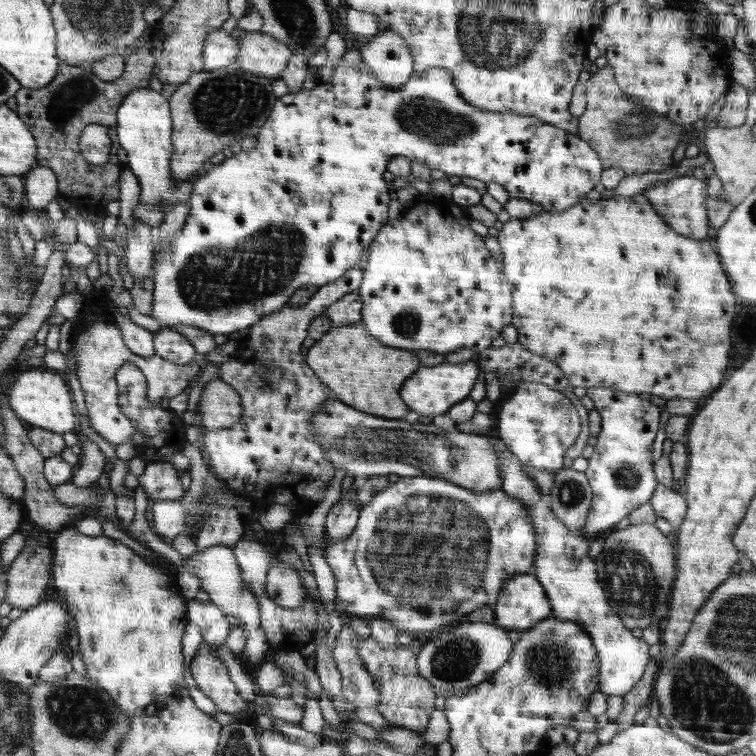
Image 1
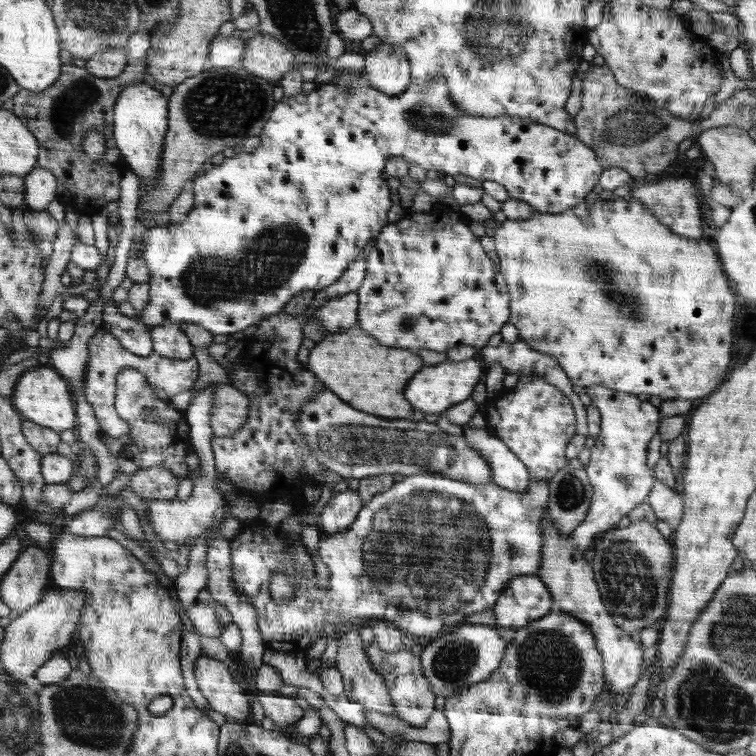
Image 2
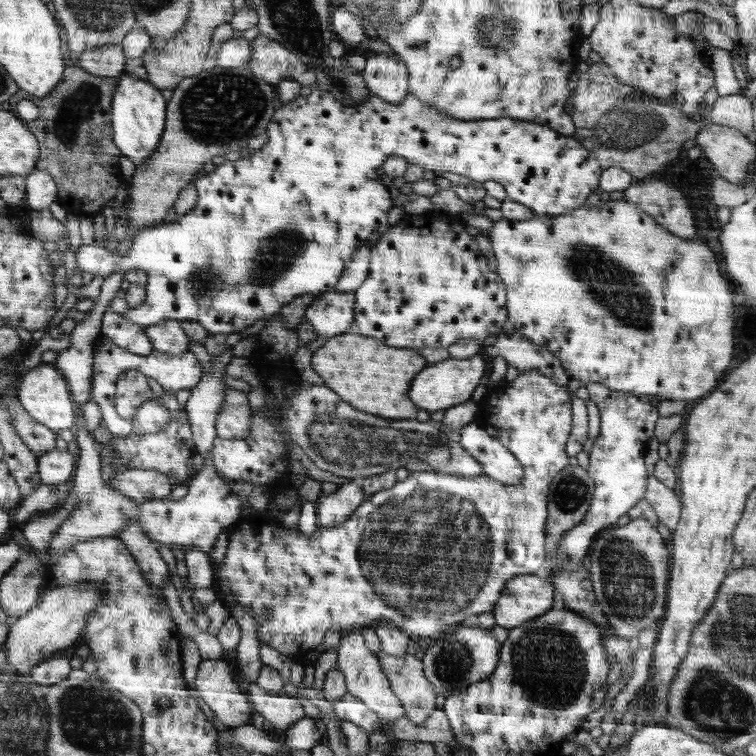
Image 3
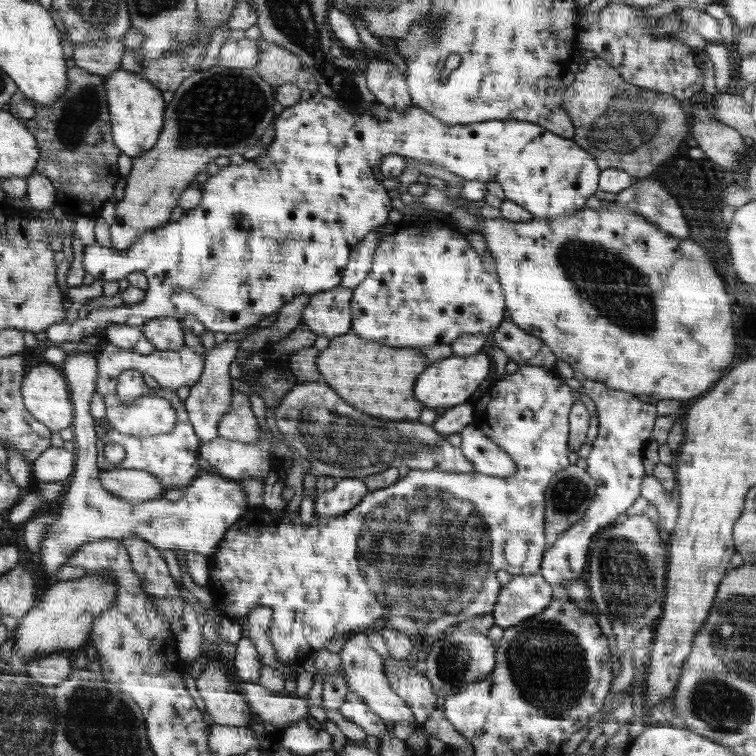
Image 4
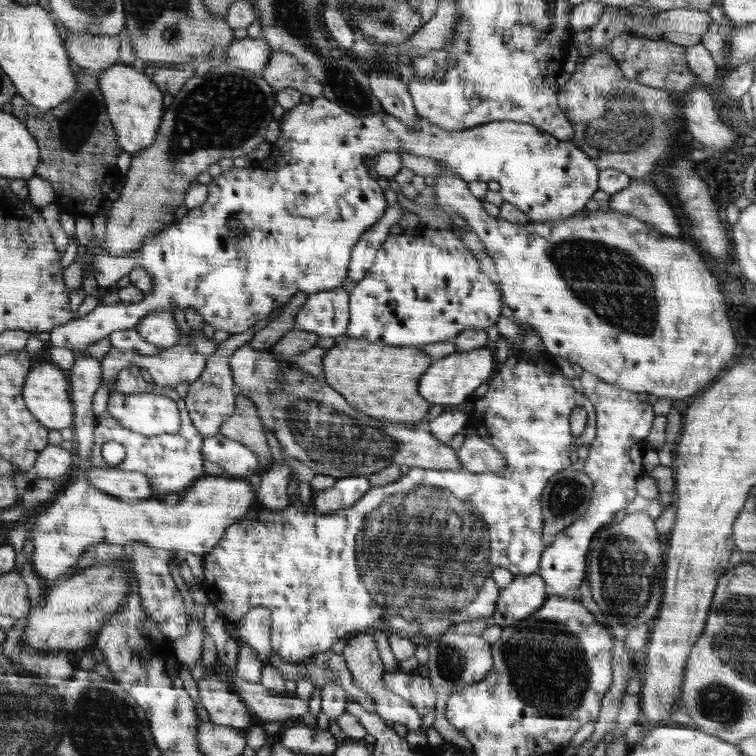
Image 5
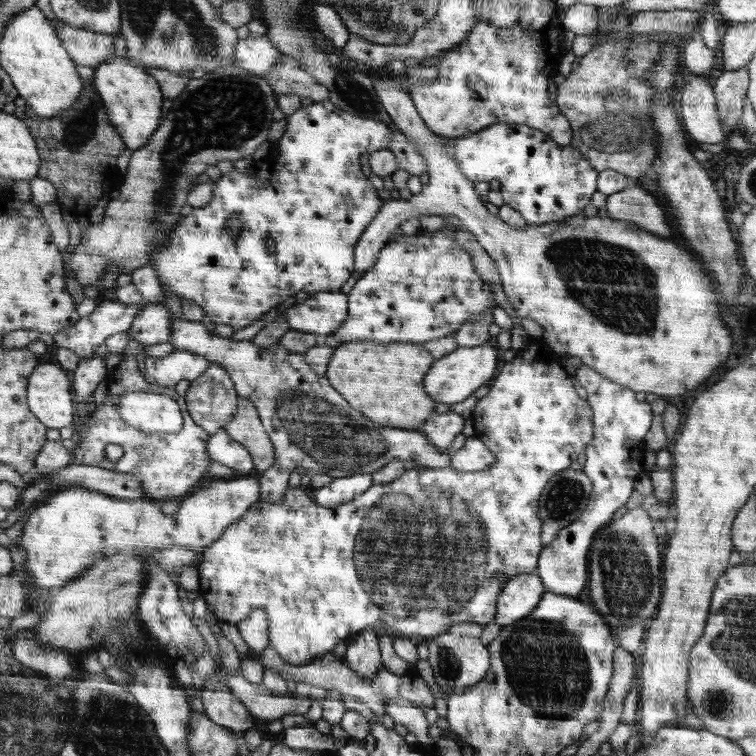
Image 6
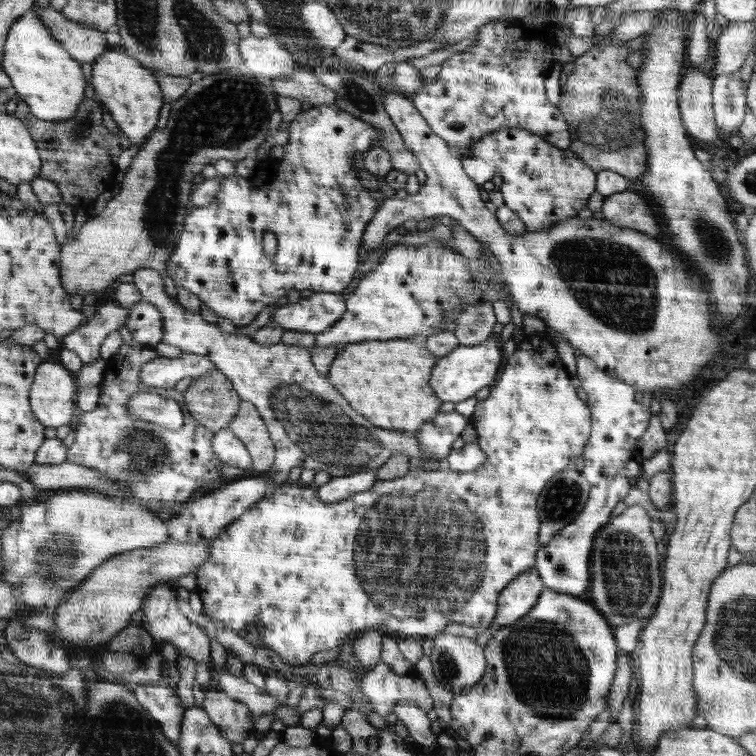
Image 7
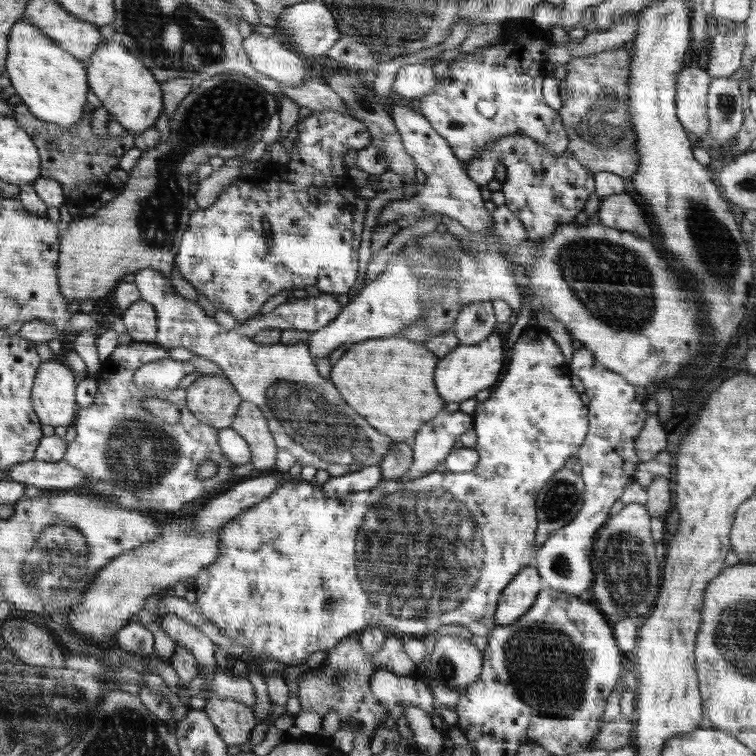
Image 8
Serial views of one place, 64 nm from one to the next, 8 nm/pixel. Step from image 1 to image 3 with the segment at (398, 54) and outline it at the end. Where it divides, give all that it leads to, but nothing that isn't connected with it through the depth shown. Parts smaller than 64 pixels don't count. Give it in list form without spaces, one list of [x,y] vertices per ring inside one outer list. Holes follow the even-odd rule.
[[[376,53],[366,59],[362,75],[371,92],[392,104],[402,102],[409,92],[408,68],[396,54]]]

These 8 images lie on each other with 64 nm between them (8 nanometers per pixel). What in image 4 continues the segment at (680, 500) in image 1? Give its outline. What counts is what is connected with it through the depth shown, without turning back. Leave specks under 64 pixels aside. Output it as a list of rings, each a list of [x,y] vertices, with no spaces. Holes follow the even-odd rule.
[[[646,476],[642,481],[641,497],[656,506],[659,516],[658,528],[671,533],[678,520],[679,503],[662,488],[662,484],[654,476]]]

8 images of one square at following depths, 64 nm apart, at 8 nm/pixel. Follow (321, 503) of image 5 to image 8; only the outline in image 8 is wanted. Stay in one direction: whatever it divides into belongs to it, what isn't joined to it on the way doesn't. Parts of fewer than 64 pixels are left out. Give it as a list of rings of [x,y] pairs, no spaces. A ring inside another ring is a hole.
[[[374,464],[358,472],[344,474],[338,477],[330,477],[330,479],[323,484],[322,489],[325,490],[328,497],[344,497],[344,495],[350,493],[373,489],[383,480],[380,465]]]

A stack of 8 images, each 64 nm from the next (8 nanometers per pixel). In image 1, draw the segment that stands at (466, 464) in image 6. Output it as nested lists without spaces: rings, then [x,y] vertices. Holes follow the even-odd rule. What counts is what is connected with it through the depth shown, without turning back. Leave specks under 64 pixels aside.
[[[492,439],[494,452],[498,454],[498,470],[501,472],[502,490],[510,497],[526,502],[532,511],[537,531],[537,554],[534,556],[534,575],[542,582],[552,606],[552,615],[558,619],[577,622],[590,634],[598,653],[601,692],[608,696],[624,696],[634,689],[645,674],[648,662],[648,643],[630,634],[618,614],[614,614],[605,590],[597,576],[597,563],[588,560],[588,540],[578,532],[568,532],[565,523],[554,514],[547,495],[542,495],[533,480],[522,467],[523,462],[508,449],[501,439]]]

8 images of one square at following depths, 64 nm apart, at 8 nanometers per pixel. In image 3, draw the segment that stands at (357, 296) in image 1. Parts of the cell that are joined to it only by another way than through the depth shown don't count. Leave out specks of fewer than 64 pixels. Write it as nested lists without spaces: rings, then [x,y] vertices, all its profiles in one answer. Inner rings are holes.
[[[328,291],[315,297],[314,302],[306,309],[304,320],[312,326],[320,339],[342,335],[354,329],[354,291]]]

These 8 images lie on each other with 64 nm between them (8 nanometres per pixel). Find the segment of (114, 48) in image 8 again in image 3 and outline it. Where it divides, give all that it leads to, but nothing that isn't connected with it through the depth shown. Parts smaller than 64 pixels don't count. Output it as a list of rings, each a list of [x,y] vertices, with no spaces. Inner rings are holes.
[[[128,72],[118,76],[118,86],[113,92],[113,142],[134,165],[142,165],[161,144],[164,133],[166,100],[161,89],[153,83],[139,79]]]

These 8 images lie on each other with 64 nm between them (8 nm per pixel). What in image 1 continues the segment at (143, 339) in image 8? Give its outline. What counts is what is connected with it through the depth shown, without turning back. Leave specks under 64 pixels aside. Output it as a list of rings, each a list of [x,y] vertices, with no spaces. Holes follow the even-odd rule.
[[[162,327],[153,333],[155,355],[167,361],[186,365],[200,359],[196,347],[173,327]]]

